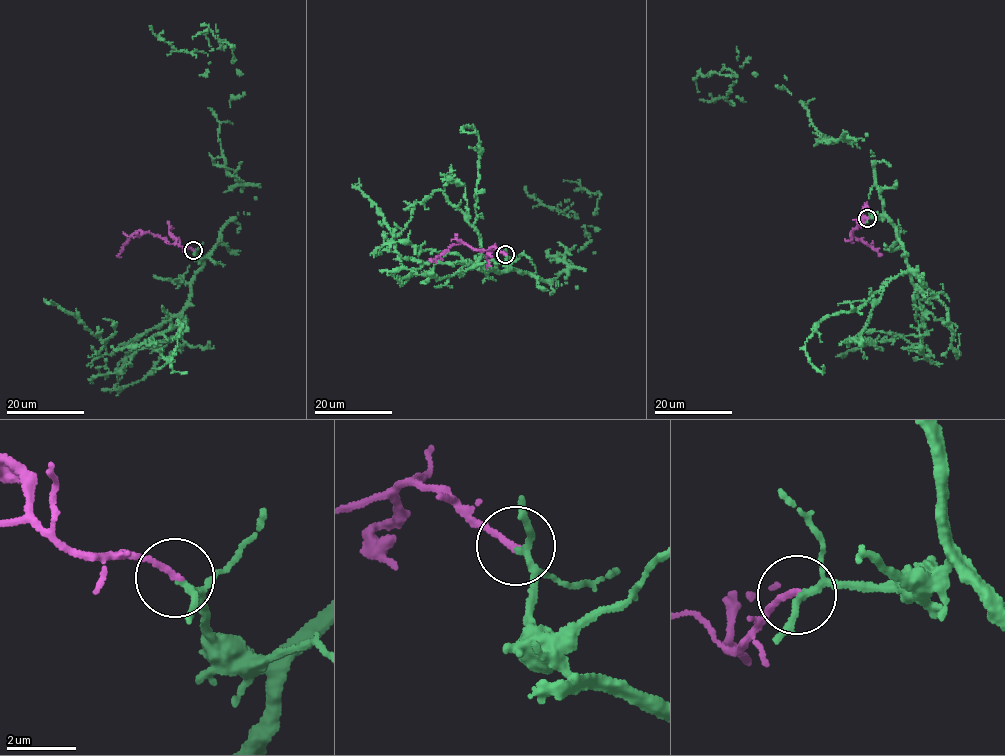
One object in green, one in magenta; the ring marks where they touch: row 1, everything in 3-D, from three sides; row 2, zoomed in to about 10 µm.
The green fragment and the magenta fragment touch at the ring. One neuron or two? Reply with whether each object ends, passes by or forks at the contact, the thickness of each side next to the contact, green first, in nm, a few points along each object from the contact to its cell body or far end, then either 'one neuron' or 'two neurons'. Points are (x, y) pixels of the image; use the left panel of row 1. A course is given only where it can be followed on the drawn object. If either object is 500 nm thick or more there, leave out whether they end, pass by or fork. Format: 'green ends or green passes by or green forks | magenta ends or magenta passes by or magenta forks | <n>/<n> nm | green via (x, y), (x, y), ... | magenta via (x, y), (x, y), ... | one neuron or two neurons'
green forks | magenta ends | 130/180 nm | green via (193, 250), (204, 259), (244, 212), (219, 139), (240, 75), (223, 47), (179, 51), (150, 25) | magenta via (193, 250), (138, 230), (125, 244), (120, 258) | one neuron

